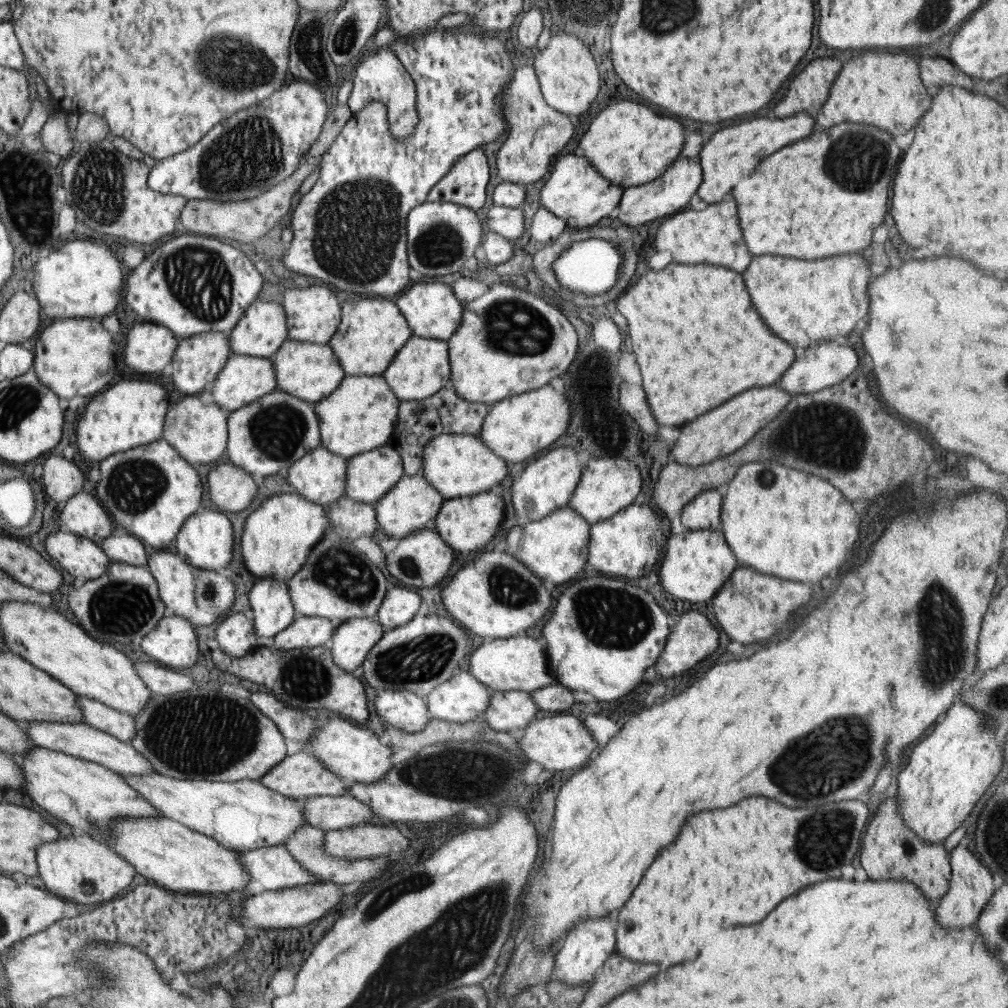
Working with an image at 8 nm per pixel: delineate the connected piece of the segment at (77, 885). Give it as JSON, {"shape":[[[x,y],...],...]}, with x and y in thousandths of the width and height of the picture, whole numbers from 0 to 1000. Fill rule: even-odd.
{"shape":[[[85,827],[62,830],[42,837],[38,841],[37,859],[39,870],[50,886],[73,896],[88,898],[102,897],[103,893],[111,894],[115,887],[119,887],[119,883],[131,877],[136,864],[132,856],[121,851],[107,837]]]}

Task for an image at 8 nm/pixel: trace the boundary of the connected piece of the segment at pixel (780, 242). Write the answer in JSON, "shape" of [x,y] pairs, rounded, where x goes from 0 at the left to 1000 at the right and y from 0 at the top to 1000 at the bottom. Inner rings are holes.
{"shape":[[[833,123],[797,137],[756,159],[750,171],[728,185],[732,218],[748,255],[772,252],[812,258],[864,244],[867,227],[881,210],[883,181],[893,147],[887,137],[861,123]]]}

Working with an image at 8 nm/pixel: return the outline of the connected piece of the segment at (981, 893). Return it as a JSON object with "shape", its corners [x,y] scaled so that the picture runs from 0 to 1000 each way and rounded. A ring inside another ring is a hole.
{"shape":[[[953,835],[942,847],[943,874],[939,886],[936,888],[928,903],[928,911],[935,921],[956,921],[965,919],[978,896],[986,887],[983,863],[972,856],[971,852]]]}

